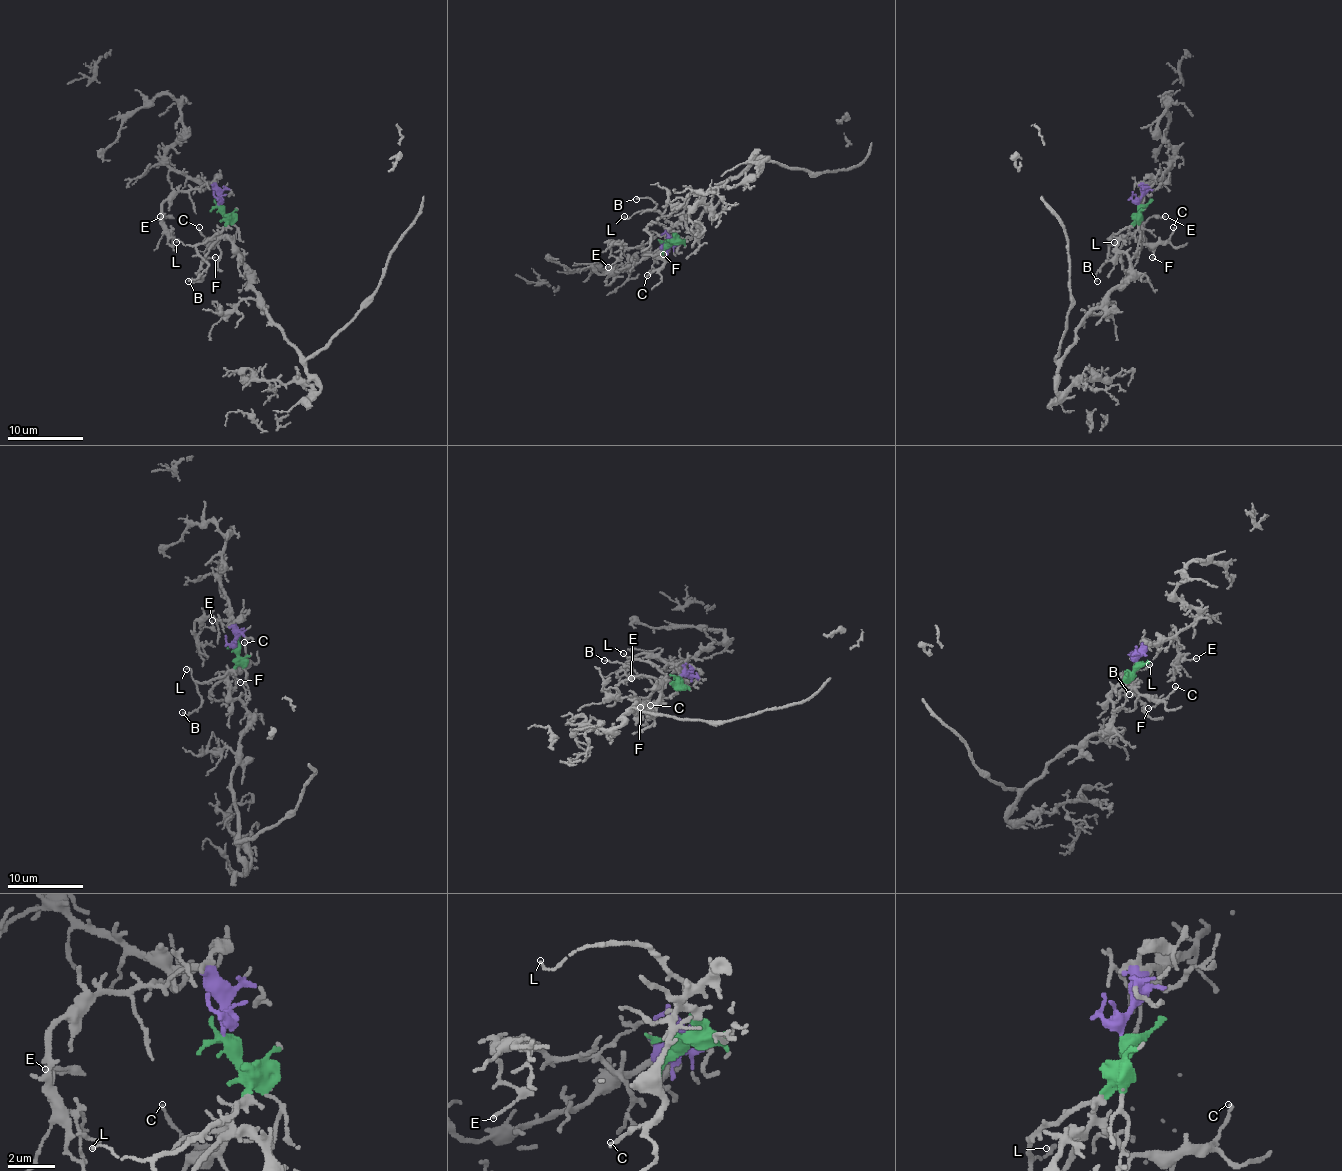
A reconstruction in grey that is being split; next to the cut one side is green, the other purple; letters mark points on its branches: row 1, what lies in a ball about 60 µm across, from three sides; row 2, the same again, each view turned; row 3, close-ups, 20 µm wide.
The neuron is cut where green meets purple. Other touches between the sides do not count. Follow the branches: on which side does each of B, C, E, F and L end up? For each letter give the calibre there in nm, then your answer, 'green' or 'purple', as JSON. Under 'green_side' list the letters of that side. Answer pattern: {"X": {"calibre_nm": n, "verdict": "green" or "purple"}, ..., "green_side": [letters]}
{"B": {"calibre_nm": 130, "verdict": "green"}, "C": {"calibre_nm": 130, "verdict": "green"}, "E": {"calibre_nm": 110, "verdict": "purple"}, "F": {"calibre_nm": 100, "verdict": "green"}, "L": {"calibre_nm": 80, "verdict": "green"}, "green_side": ["B", "C", "F", "L"]}

